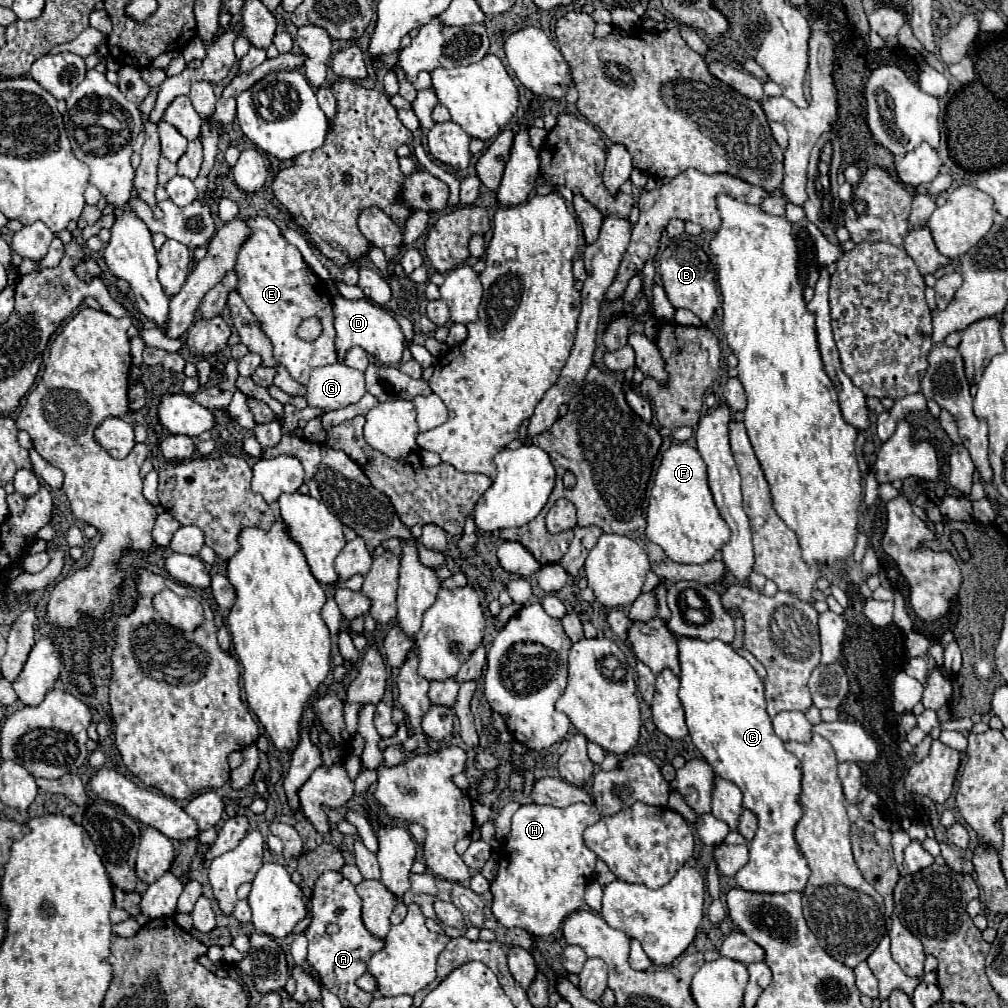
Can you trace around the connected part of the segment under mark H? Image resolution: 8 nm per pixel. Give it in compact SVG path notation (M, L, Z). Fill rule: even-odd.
M575 803L565 809L549 805L521 805L511 819L511 833L503 843L505 861L491 883L493 915L505 927L519 927L535 937L555 933L563 919L585 905L583 891L593 875L597 855L583 843L583 831L601 819L595 805Z

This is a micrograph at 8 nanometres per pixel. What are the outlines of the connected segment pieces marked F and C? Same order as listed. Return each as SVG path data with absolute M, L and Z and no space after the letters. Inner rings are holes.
M687 443L671 445L663 453L647 507L645 535L657 543L671 561L683 565L711 561L713 555L729 541L729 527L719 515L707 485L707 467L699 451Z
M677 637L679 641L679 661L681 661L681 687L679 699L685 709L685 719L693 745L701 751L705 761L713 771L731 783L735 783L743 793L743 807L757 815L757 833L749 843L749 861L735 875L741 889L757 893L789 893L803 891L811 869L807 859L799 851L795 841L795 827L803 817L803 807L799 805L801 795L801 763L795 755L785 749L785 743L773 733L771 719L765 709L765 683L755 673L755 669L743 659L731 645L721 641L699 641Z

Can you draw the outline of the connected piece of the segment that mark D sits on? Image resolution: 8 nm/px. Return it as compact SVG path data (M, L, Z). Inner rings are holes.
M333 295L333 313L335 313L335 331L337 331L335 349L339 363L343 363L345 353L351 347L361 347L381 365L397 365L401 361L401 353L405 349L405 337L401 333L397 319L385 307L375 305L365 297L345 299L341 295Z

